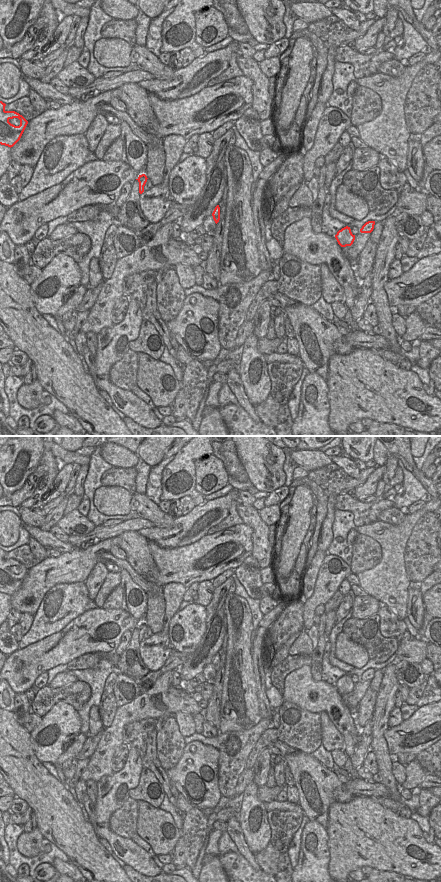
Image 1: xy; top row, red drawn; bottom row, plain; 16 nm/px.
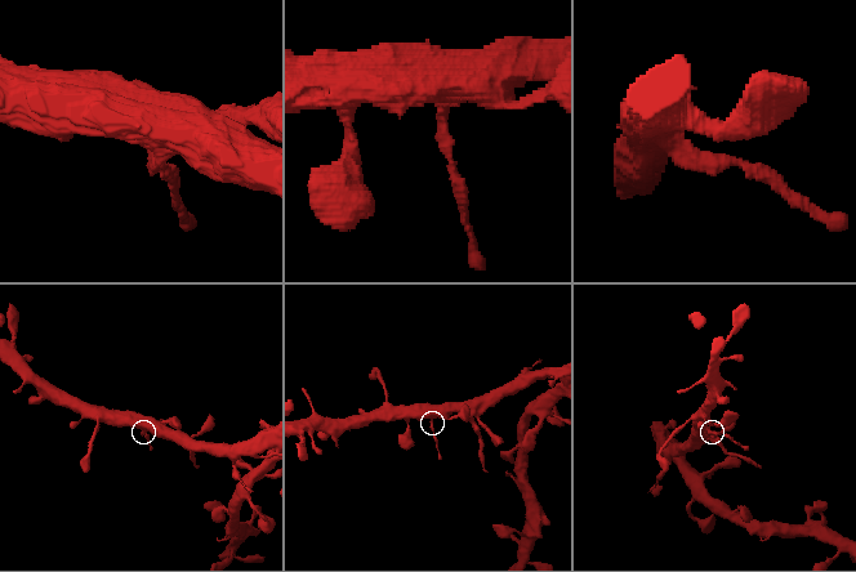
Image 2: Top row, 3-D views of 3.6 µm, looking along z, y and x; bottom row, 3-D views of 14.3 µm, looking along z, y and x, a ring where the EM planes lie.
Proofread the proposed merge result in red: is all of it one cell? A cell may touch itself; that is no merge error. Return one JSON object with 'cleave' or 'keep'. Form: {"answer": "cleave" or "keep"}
{"answer": "cleave"}

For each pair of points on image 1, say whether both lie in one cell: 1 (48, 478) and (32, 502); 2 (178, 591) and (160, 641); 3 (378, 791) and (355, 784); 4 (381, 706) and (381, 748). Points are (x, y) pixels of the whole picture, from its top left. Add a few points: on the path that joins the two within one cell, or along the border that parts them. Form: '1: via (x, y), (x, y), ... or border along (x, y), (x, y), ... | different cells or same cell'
1: via (47, 484), (37, 496) | same cell
2: via (172, 603), (165, 629) | same cell
3: via (372, 789), (361, 787) | same cell
4: via (380, 716), (379, 738) | same cell

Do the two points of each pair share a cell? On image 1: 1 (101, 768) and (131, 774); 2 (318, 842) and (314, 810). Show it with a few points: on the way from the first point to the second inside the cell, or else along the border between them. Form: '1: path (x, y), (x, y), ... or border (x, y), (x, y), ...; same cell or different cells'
1: border (114, 773), (103, 775), (97, 782); different cells
2: border (309, 820), (315, 820), (325, 829); different cells

